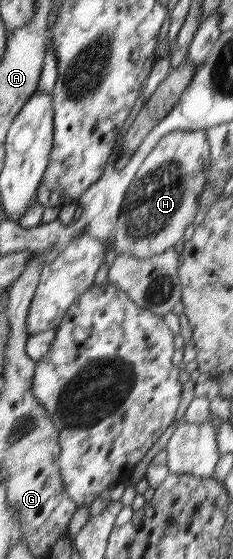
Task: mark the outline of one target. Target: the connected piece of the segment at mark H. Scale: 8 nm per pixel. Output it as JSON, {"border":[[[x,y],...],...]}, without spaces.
{"border":[[[173,130],[154,145],[127,189],[116,221],[114,246],[119,254],[146,258],[177,247],[198,212],[198,197],[210,174],[211,151],[205,130]]]}

